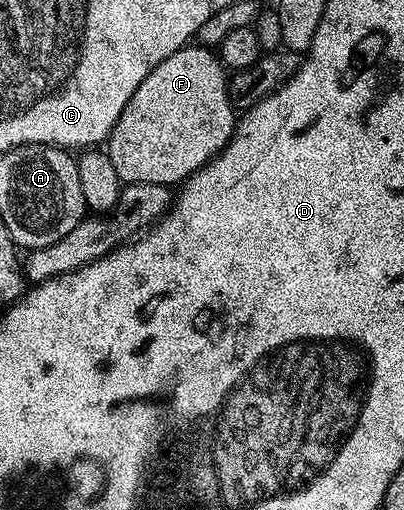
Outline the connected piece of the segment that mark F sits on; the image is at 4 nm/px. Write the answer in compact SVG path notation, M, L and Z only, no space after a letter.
M186 46L171 54L171 58L159 62L159 66L139 82L139 90L131 94L131 102L123 106L123 114L119 114L119 122L115 122L107 141L107 151L122 185L151 182L177 186L228 146L238 119L229 96L227 69L221 63L220 55L204 46Z

